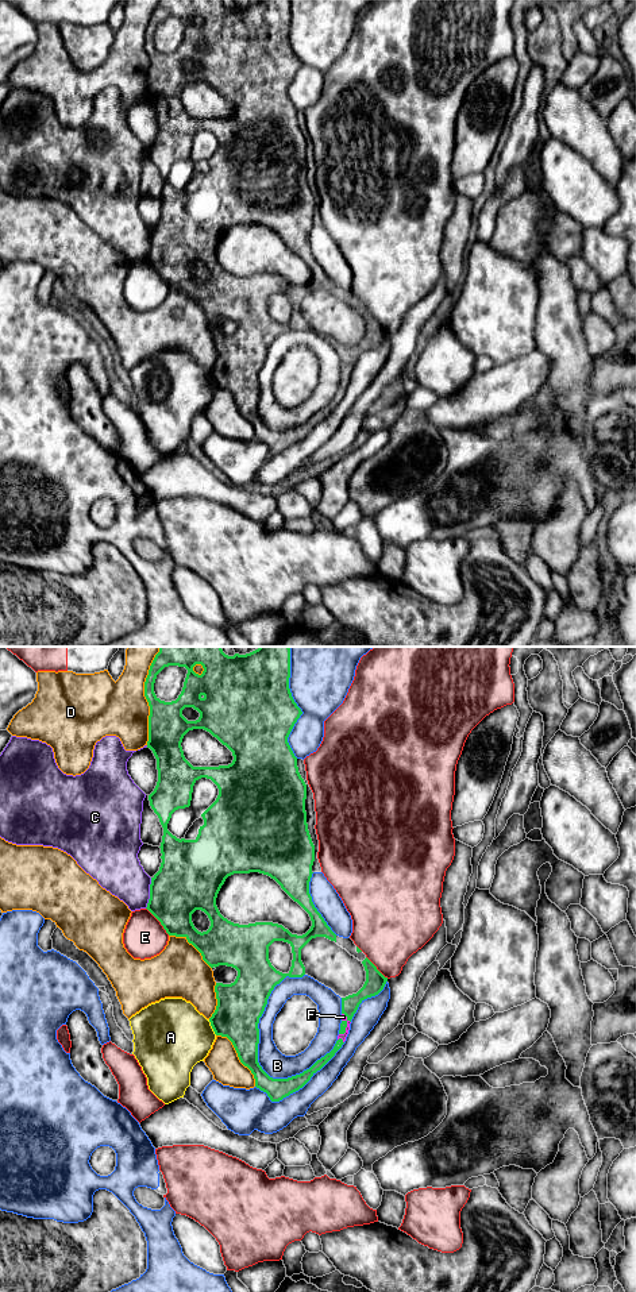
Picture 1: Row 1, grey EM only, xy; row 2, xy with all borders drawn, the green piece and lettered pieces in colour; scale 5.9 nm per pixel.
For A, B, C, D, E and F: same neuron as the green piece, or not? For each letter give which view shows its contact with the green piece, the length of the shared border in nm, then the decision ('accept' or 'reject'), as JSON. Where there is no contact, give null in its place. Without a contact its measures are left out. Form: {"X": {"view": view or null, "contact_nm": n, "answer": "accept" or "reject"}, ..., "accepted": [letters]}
{"A": {"view": "xy", "contact_nm": 110, "answer": "reject"}, "B": {"view": "xy", "contact_nm": 650, "answer": "reject"}, "C": {"view": "xy", "contact_nm": 190, "answer": "reject"}, "D": {"view": "xy", "contact_nm": 600, "answer": "reject"}, "E": {"view": "xy", "contact_nm": 220, "answer": "reject"}, "F": {"view": "xy", "contact_nm": 140, "answer": "accept"}, "accepted": ["F"]}

